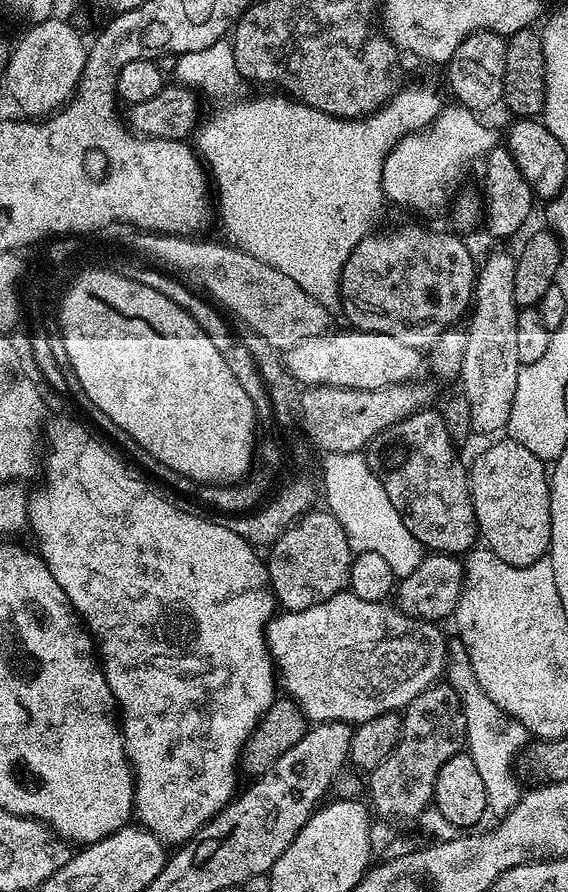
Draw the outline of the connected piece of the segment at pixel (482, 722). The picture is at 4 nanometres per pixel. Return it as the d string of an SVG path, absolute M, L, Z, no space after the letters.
M453 659L450 664L451 685L456 689L457 694L464 706L466 718L466 752L471 756L474 767L478 770L482 778L482 786L486 786L486 802L489 809L507 810L513 808L520 800L522 787L516 781L516 772L512 767L516 764L516 755L524 748L524 743L530 740L528 733L510 714L498 710L494 702L490 702L490 697L478 682L472 673L472 667L467 659Z

